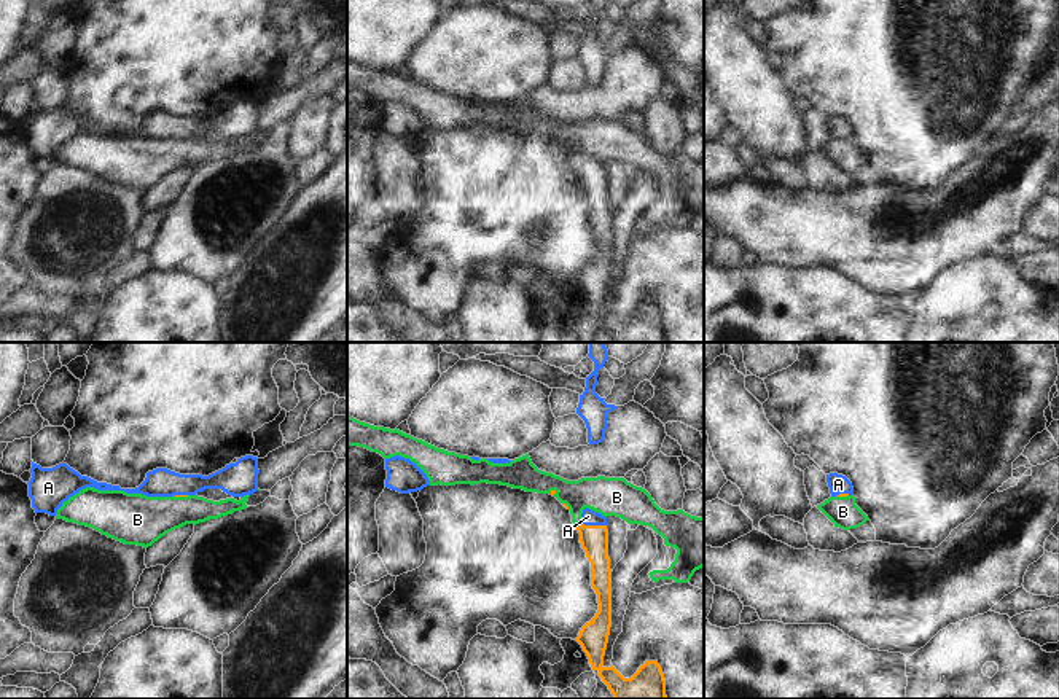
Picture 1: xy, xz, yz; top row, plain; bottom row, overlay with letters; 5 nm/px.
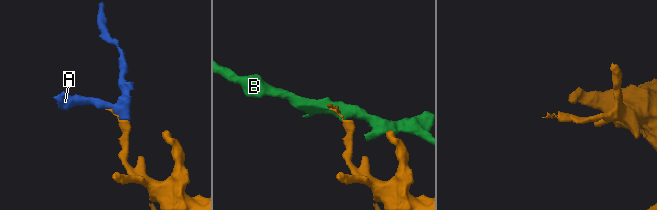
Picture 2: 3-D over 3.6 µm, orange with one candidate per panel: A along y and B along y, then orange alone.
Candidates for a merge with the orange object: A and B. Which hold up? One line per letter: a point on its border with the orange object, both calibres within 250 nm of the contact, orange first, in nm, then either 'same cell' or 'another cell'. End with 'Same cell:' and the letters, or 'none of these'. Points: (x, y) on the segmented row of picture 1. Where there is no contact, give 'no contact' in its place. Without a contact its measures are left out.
A: xz (594, 526) | 140/80 nm | same cell
B: xz (578, 524) | 140/190 nm | another cell
Same cell: A

